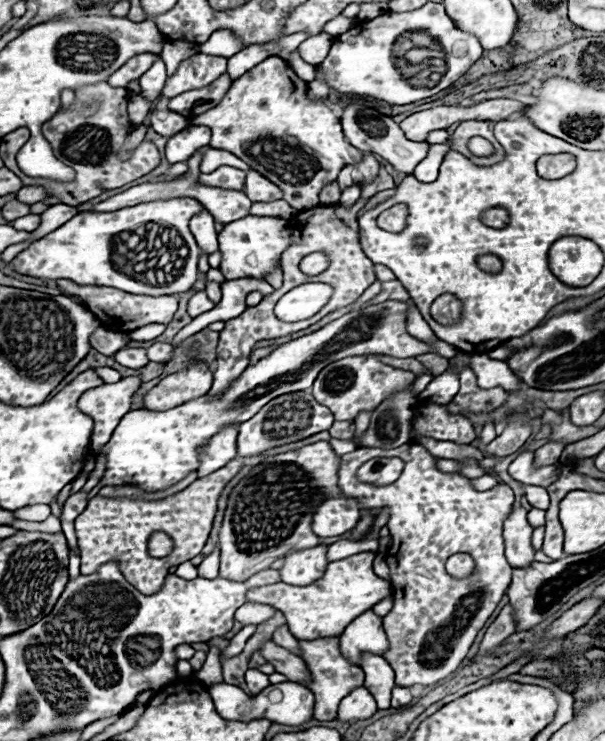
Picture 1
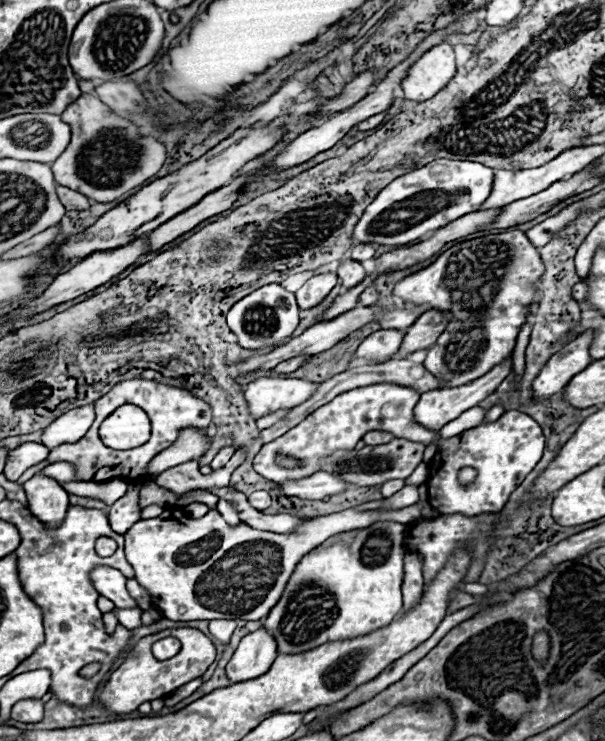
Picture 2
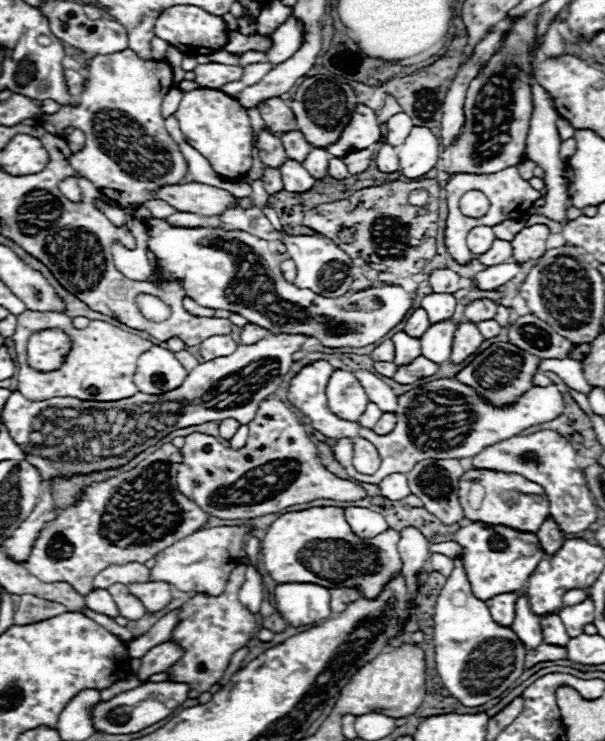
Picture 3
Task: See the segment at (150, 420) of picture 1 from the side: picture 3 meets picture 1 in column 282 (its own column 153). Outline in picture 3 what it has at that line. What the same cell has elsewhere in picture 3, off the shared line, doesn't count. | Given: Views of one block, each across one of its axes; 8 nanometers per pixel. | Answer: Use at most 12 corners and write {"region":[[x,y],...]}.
{"region":[[154,344],[138,358],[134,384],[162,394],[188,372],[174,352]]}

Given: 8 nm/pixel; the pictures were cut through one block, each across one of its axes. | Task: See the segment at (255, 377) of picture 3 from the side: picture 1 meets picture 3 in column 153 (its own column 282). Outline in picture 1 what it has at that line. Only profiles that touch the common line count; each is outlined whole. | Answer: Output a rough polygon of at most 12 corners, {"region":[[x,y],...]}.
{"region":[[308,390],[270,400],[240,424],[240,458],[328,430]]}

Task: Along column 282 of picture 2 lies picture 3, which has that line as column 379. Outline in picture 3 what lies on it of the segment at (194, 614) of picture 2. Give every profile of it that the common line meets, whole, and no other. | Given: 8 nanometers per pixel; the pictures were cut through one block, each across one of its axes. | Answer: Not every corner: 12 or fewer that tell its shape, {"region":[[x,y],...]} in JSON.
{"region":[[314,506],[268,526],[278,584],[358,586],[374,598],[402,570],[400,532],[362,540],[344,510]]}

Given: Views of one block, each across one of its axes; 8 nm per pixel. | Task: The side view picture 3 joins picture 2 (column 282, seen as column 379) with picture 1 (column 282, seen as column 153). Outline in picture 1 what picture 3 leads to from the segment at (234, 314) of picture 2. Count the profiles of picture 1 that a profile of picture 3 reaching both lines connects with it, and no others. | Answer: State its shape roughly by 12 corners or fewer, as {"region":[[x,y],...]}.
{"region":[[246,216],[218,234],[226,280],[262,280],[288,220]]}

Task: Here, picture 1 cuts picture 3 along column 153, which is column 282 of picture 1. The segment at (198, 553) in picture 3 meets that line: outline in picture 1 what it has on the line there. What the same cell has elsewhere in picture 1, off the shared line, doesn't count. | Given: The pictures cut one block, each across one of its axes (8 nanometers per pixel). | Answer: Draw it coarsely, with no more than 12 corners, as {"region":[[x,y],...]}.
{"region":[[326,544],[292,552],[282,582],[308,586],[324,576]]}

